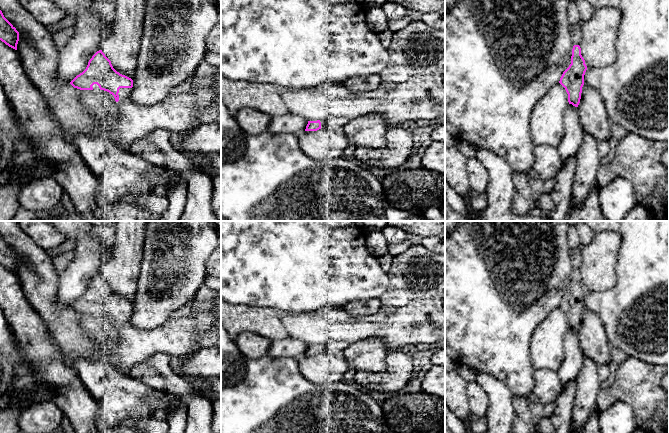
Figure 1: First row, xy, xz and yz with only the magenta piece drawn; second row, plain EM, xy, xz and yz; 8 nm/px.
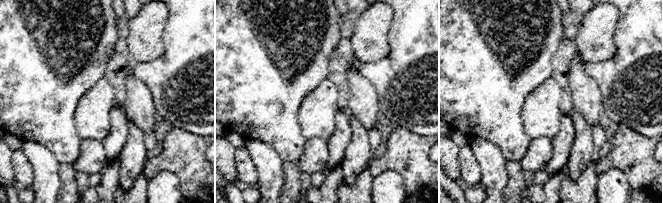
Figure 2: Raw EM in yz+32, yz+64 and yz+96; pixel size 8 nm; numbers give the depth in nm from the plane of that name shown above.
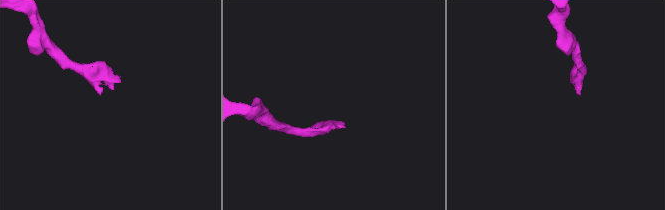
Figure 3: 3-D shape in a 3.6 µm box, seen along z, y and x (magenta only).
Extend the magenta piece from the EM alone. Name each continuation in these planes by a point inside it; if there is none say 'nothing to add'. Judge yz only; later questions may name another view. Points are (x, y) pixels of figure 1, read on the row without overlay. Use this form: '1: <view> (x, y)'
nothing to add

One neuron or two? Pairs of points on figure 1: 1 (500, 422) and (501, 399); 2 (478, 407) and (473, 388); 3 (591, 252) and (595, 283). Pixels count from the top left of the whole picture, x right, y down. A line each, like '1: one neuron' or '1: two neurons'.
1: one neuron
2: one neuron
3: one neuron

